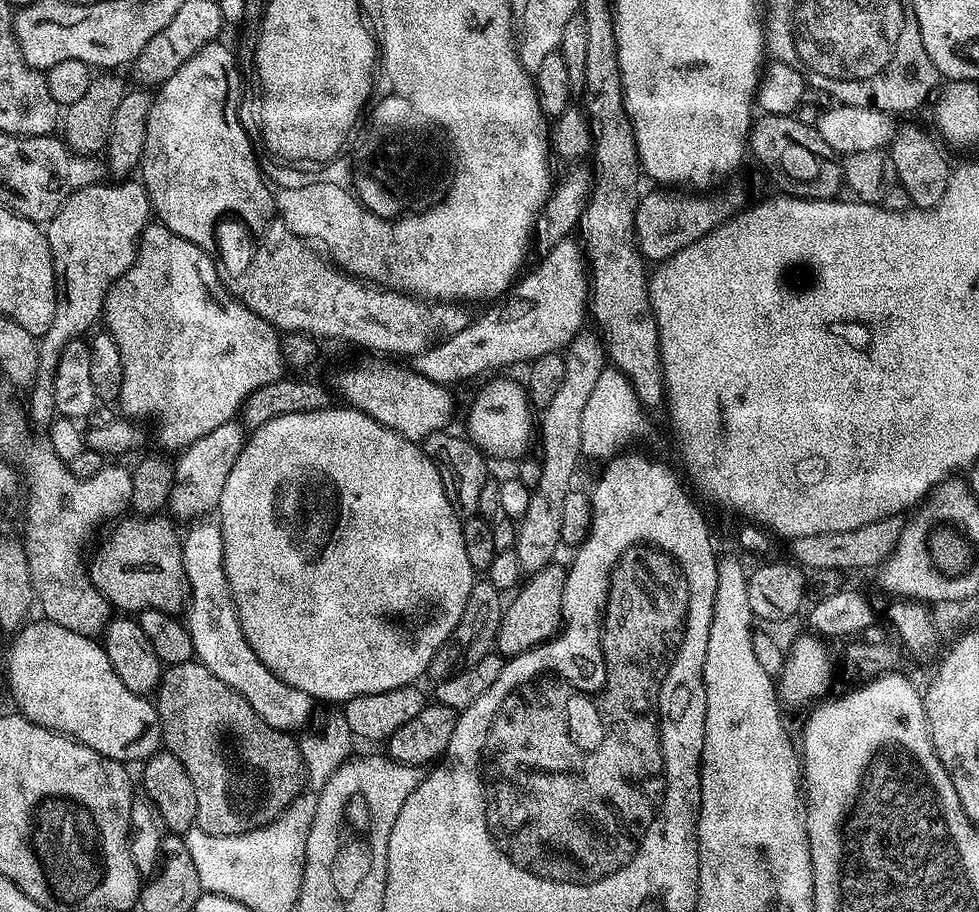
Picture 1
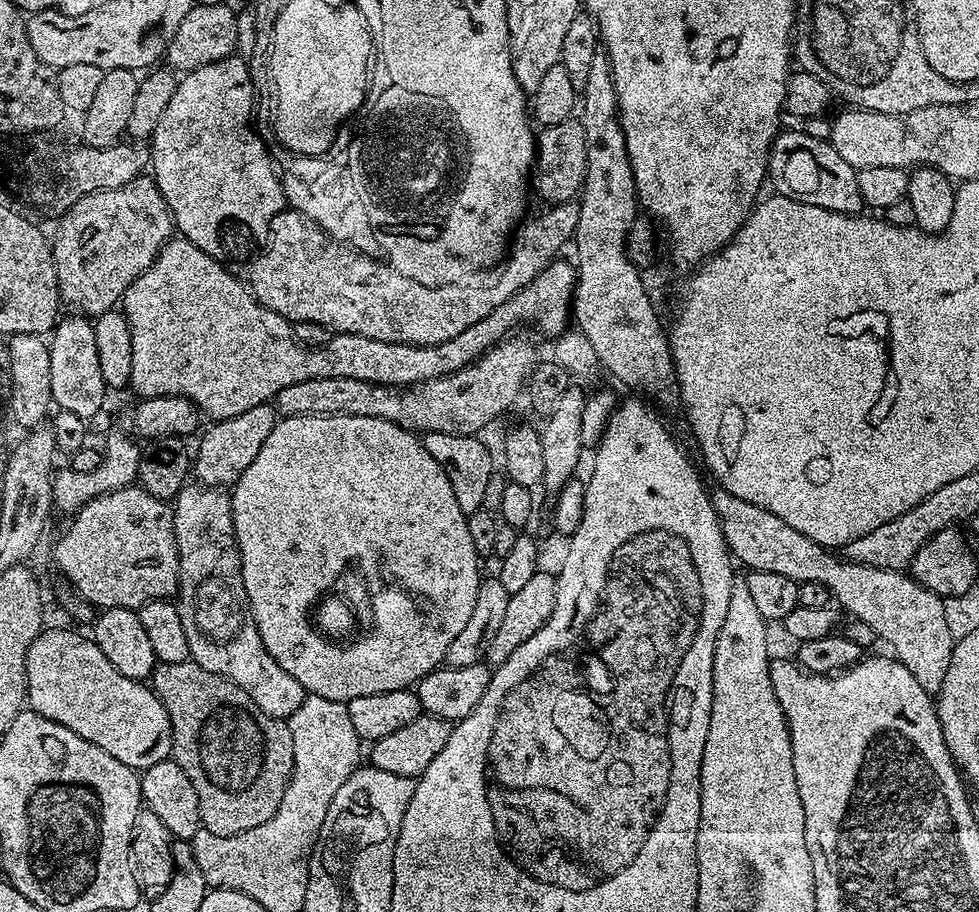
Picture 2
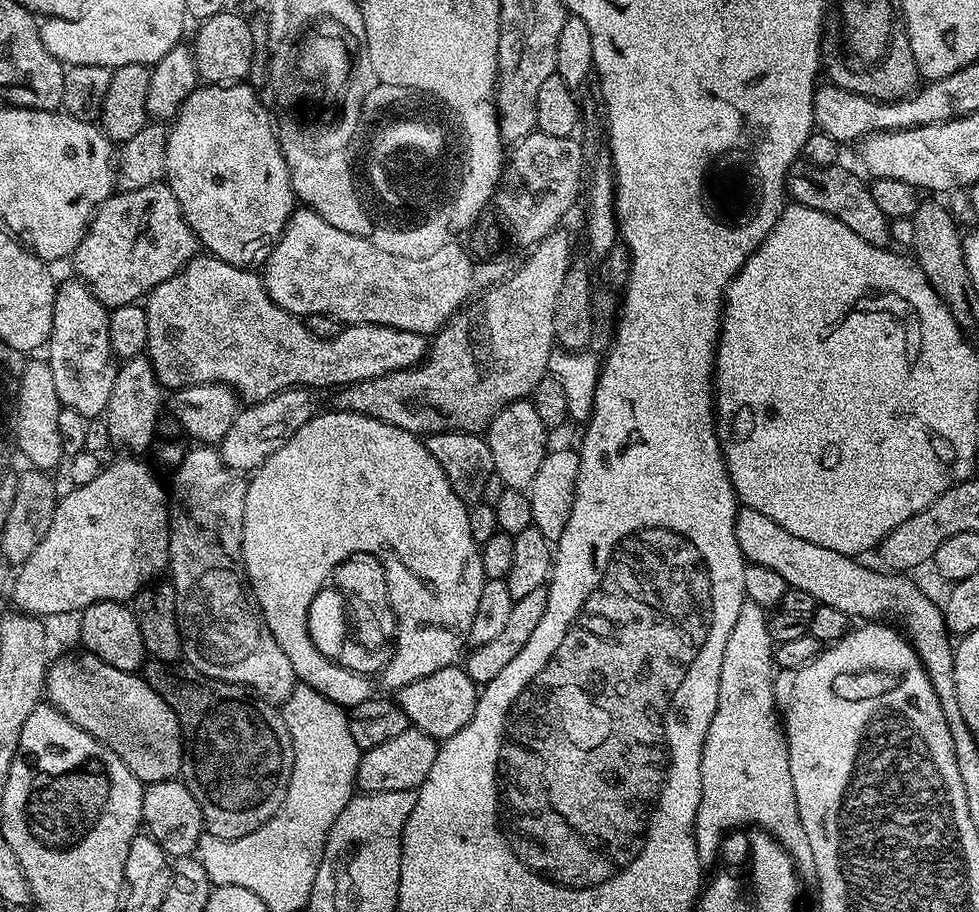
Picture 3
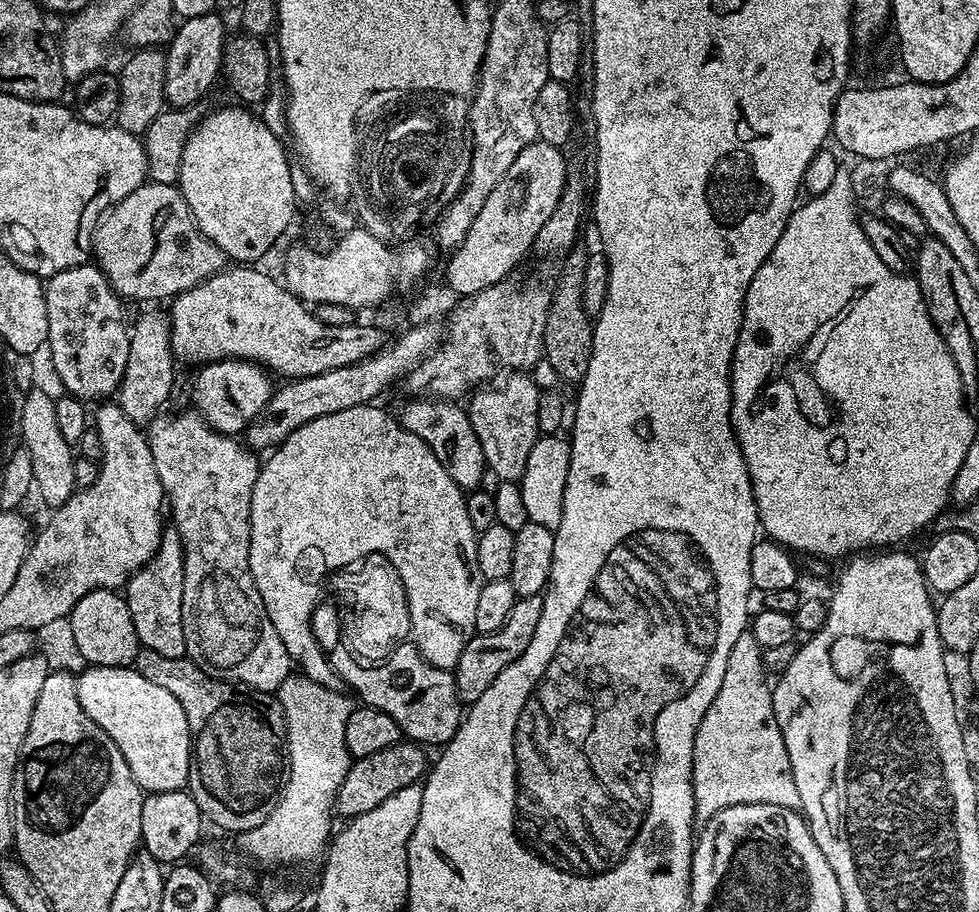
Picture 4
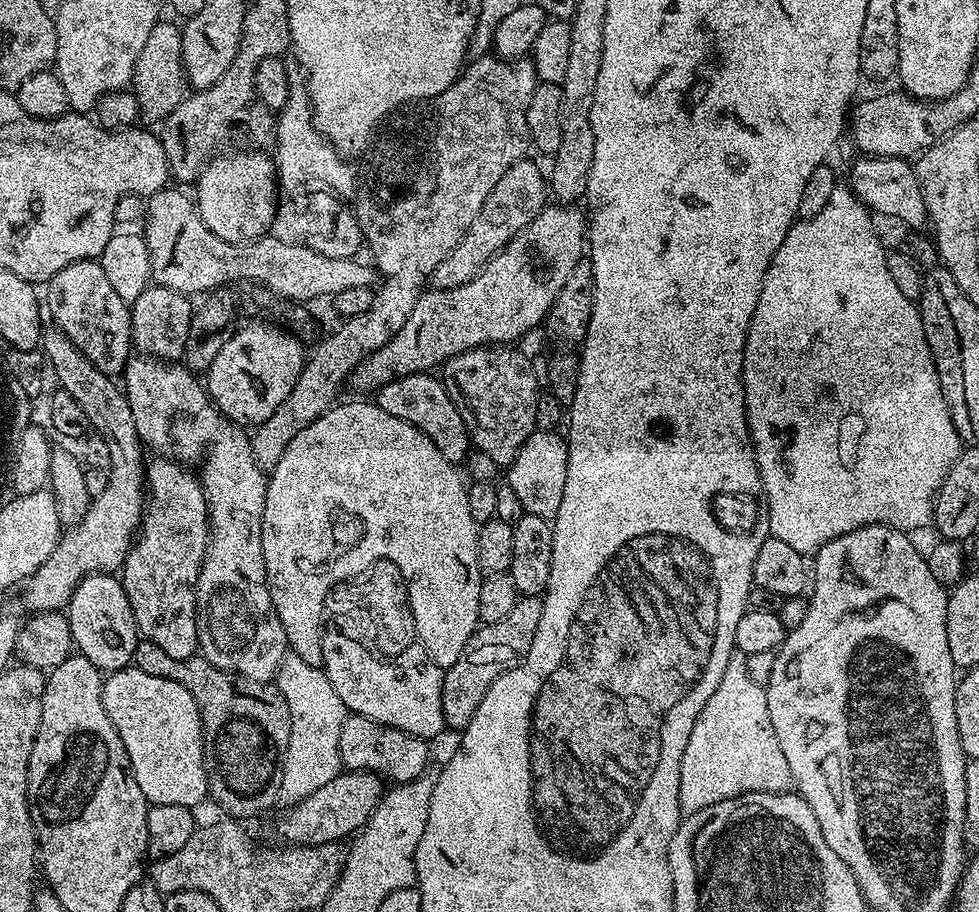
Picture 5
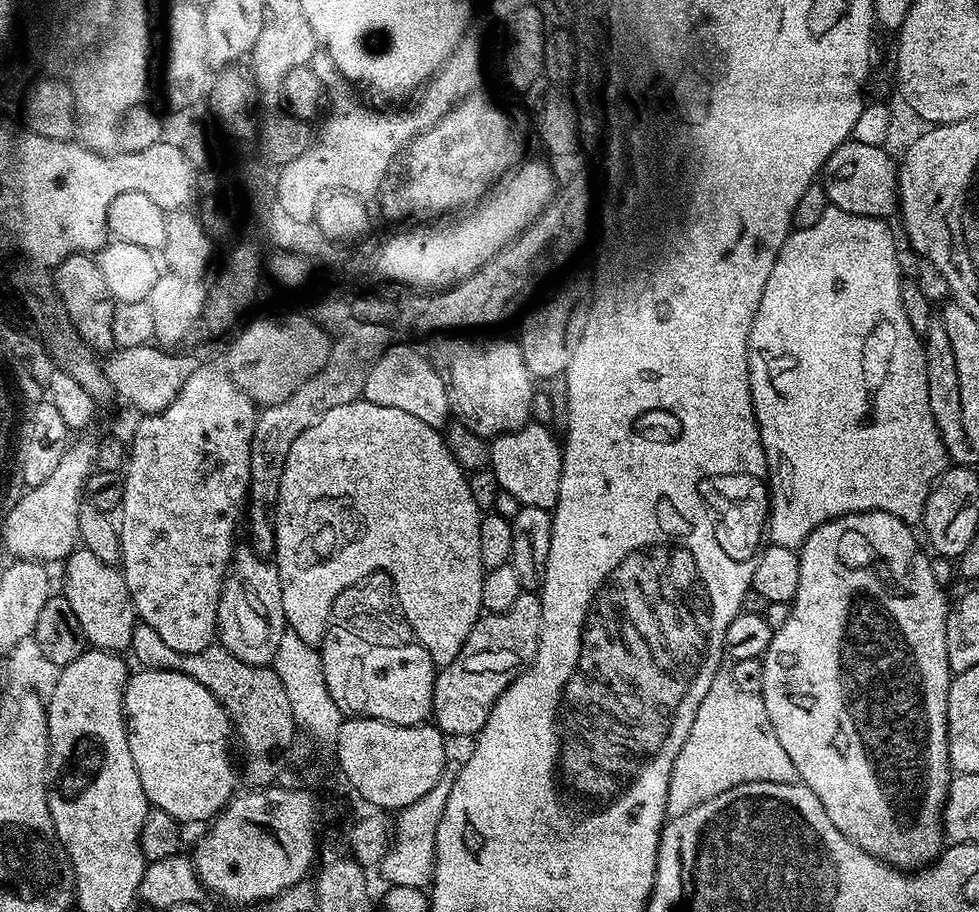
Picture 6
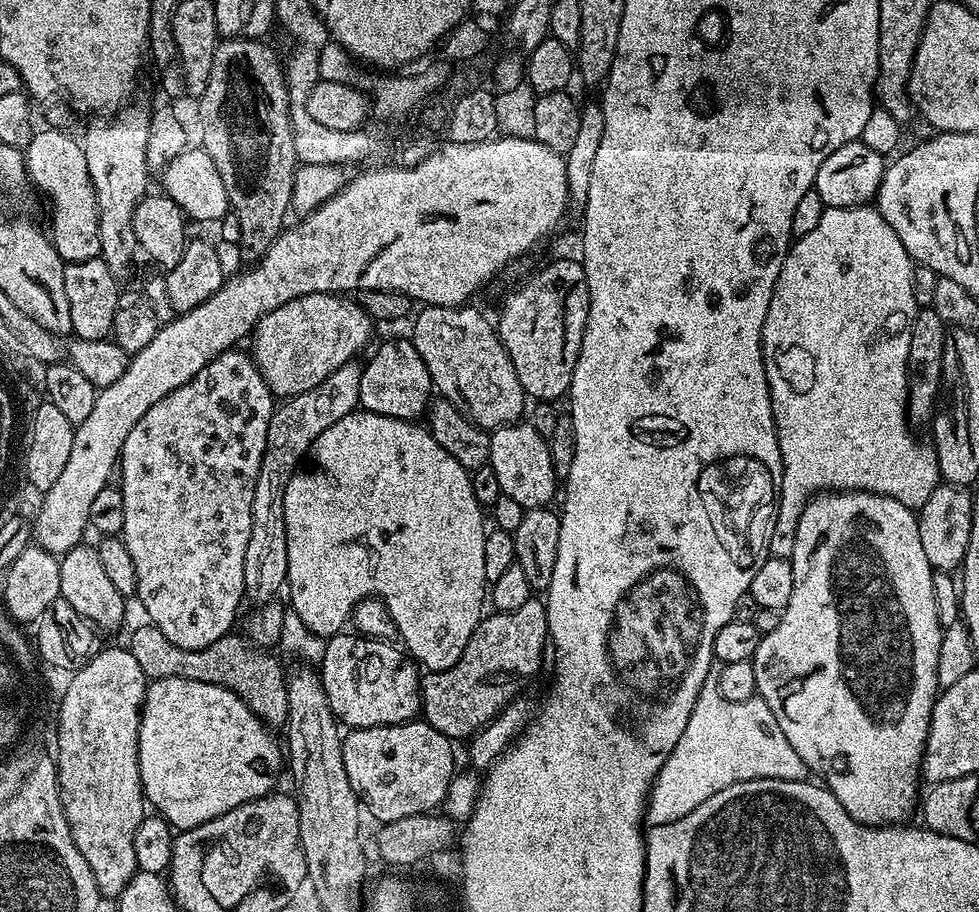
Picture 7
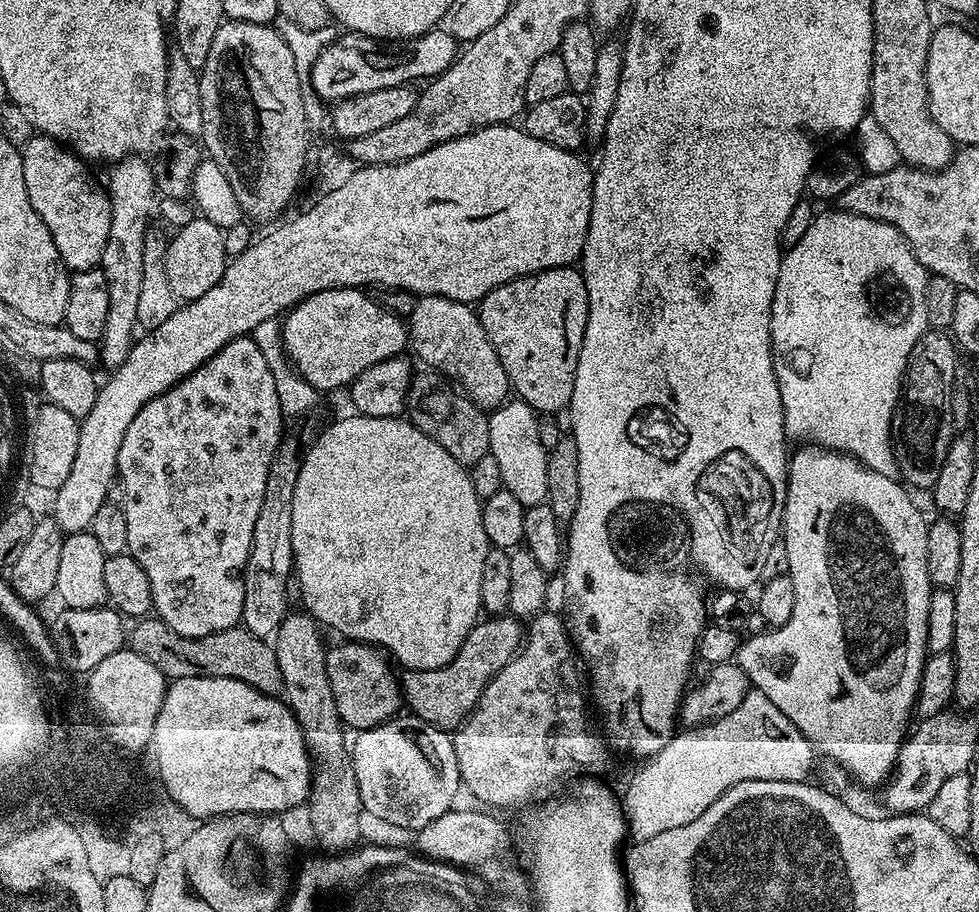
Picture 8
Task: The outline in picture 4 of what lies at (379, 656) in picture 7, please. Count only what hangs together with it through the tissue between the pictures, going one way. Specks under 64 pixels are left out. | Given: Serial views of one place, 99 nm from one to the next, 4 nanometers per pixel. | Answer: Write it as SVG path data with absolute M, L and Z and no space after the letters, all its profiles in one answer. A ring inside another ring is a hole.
M400 644L390 657L390 663L384 662L379 666L362 662L343 646L336 646L336 649L330 652L330 659L333 670L344 679L349 689L353 688L351 691L358 700L360 695L359 703L390 714L390 718L398 722L401 733L409 741L421 746L443 746L449 744L460 729L462 701L456 689L455 675L447 668L436 668L427 664L424 657L417 653L415 644ZM400 676L404 679L401 684Z

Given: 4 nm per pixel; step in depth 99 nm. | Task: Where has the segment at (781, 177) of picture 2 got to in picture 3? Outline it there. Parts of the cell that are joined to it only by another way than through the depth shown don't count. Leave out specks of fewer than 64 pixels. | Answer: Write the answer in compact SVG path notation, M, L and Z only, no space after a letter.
M837 166L808 167L812 168L802 169L800 176L792 174L787 177L787 195L797 204L814 210L822 210L822 214L830 214L838 218L838 222L850 226L850 230L854 230L858 238L879 248L888 248L890 244L889 217L884 216L882 210L878 210L872 197L871 187L867 183L863 184L854 173L847 172L844 168L836 168Z

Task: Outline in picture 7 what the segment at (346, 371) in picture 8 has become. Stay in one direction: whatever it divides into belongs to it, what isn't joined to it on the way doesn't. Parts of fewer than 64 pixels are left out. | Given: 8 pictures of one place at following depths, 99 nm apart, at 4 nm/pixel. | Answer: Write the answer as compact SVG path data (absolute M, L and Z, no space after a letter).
M331 292L306 294L278 306L276 310L270 310L270 314L259 320L251 337L253 340L250 355L256 361L256 368L262 374L268 389L272 391L273 397L291 398L306 390L314 390L314 386L330 378L330 374L334 374L338 366L353 363L357 359L356 355L367 346L368 339L372 336L374 321L359 303L352 301L351 304L348 300L351 299Z

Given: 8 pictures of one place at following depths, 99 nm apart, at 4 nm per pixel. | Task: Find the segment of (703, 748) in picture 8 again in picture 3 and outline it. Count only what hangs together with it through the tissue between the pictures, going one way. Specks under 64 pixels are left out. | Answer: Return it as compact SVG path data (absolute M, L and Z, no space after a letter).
M745 606L738 610L738 622L734 622L734 630L726 638L718 706L702 750L702 798L696 815L696 849L701 862L715 861L722 848L722 834L755 826L769 832L801 869L808 870L812 868L810 842L800 840L802 822L790 778L788 742L772 689L774 643L768 633L769 617L765 609Z

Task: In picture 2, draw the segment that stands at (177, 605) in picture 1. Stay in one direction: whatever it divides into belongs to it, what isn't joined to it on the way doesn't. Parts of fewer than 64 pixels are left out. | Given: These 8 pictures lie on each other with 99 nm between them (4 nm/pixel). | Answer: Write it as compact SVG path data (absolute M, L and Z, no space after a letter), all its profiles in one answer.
M139 486L114 490L113 492L103 492L101 496L95 496L93 500L86 502L80 507L79 512L71 517L72 521L69 522L68 529L57 538L56 549L52 552L53 558L56 559L57 570L76 587L75 595L79 599L87 600L89 604L100 610L105 608L134 608L138 610L143 604L151 600L167 600L175 597L180 586L180 571L178 570L180 555L176 545L176 531L172 521L172 509L173 505L171 503L159 500Z

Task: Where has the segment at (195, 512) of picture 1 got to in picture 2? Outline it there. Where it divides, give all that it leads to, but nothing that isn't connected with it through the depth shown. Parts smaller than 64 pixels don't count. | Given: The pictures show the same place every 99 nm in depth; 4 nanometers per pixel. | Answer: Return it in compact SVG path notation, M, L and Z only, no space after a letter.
M271 403L254 406L254 410L246 410L246 414L215 421L212 429L200 440L194 450L194 476L204 486L231 486L237 478L254 462L258 450L262 450L262 442L270 438L270 430L274 430L278 413Z

